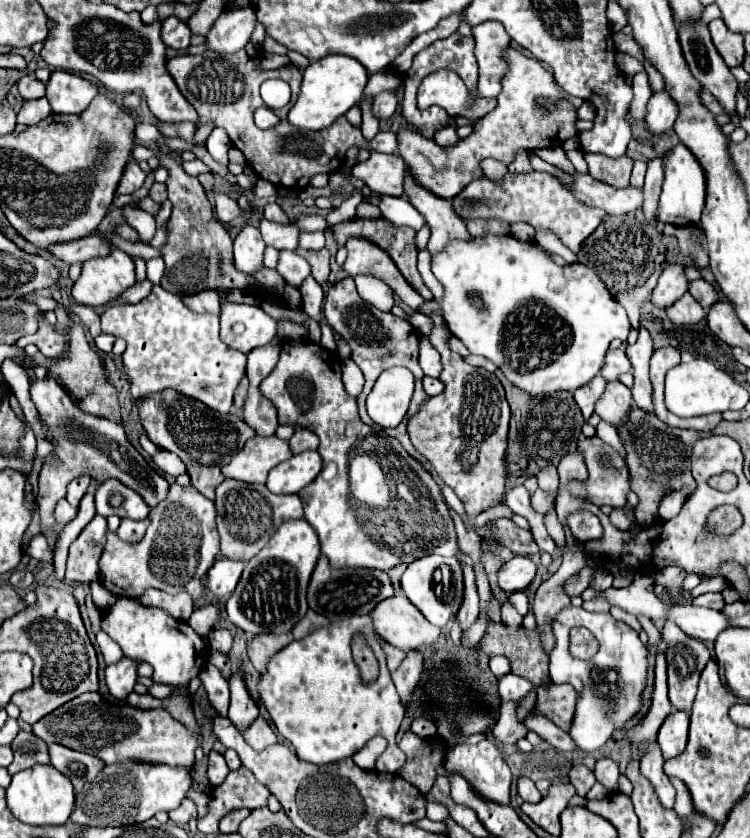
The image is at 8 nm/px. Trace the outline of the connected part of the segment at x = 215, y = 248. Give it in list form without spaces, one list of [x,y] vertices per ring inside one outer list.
[[[148,144],[148,148],[158,150],[158,160],[164,168],[168,168],[170,178],[166,182],[168,186],[168,200],[172,206],[172,216],[168,220],[168,240],[162,246],[162,258],[166,262],[164,276],[160,280],[162,288],[174,288],[182,296],[190,296],[202,290],[226,290],[226,288],[242,288],[242,290],[254,290],[256,280],[248,278],[246,274],[240,274],[234,268],[232,260],[232,238],[224,224],[214,218],[212,204],[198,182],[198,178],[188,176],[180,164],[176,164],[170,156],[162,154],[156,144]]]

